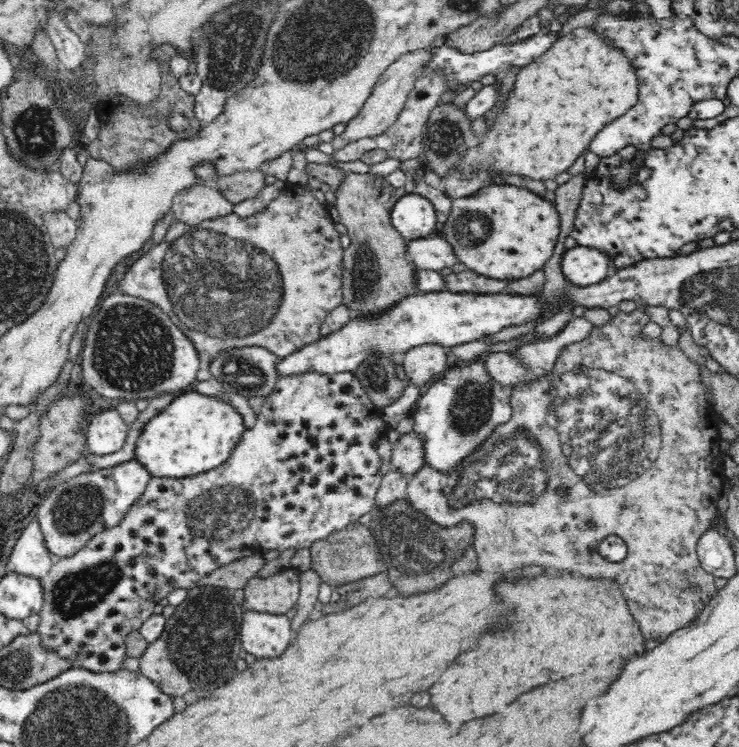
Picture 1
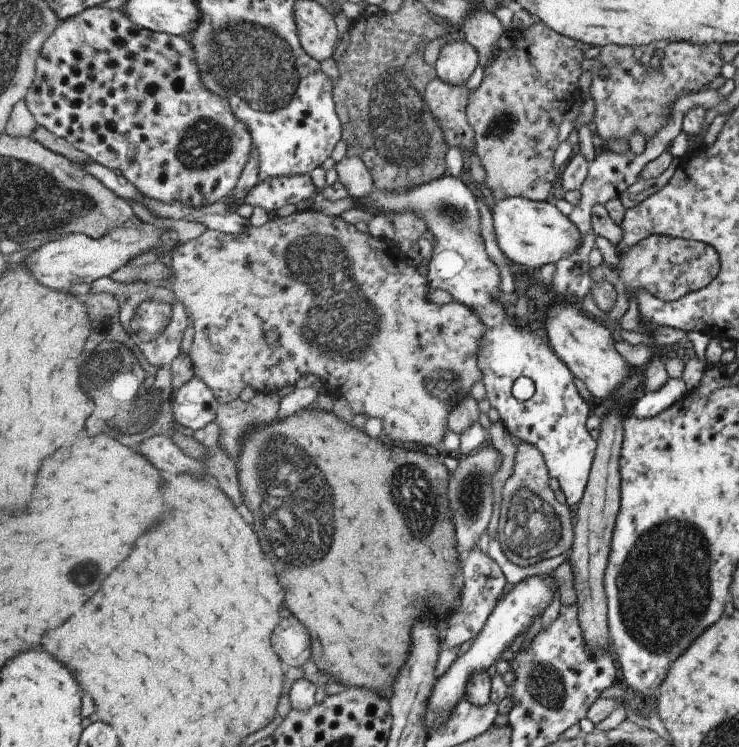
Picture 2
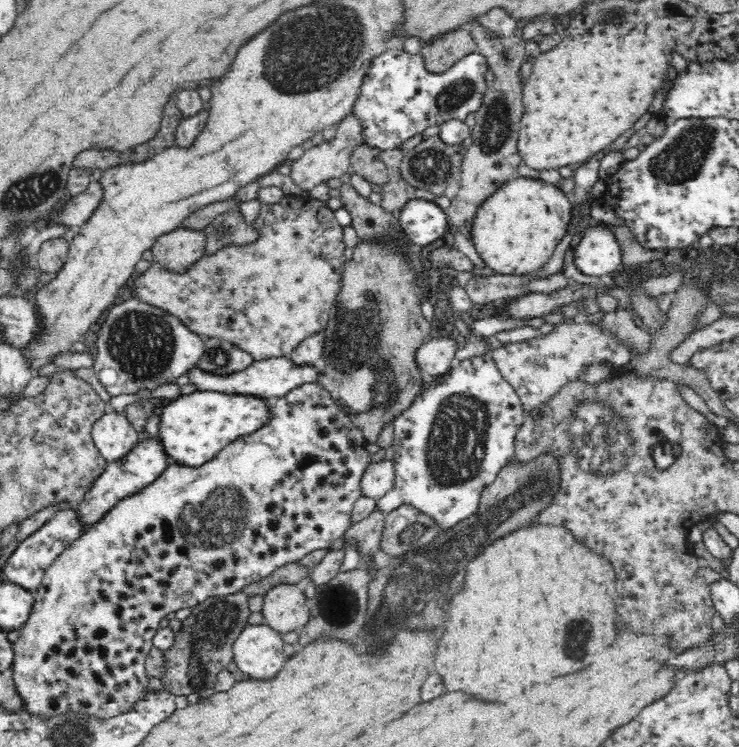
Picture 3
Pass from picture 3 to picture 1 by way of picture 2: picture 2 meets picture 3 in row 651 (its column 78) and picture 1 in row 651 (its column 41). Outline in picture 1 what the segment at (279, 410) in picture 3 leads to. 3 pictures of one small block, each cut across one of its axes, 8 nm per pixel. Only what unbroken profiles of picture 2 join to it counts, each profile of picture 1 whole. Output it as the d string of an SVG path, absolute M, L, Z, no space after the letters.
M310 370L310 372L300 372L300 374L284 374L276 382L274 390L266 396L264 408L260 410L256 424L242 434L242 438L236 444L234 452L230 454L228 462L224 462L220 468L216 468L208 474L200 474L196 478L152 478L146 486L146 492L140 496L136 506L132 506L132 510L128 510L128 518L124 518L124 522L120 522L120 526L116 526L116 530L106 530L104 534L96 534L96 538L92 538L92 542L88 542L88 546L84 546L84 550L76 552L72 558L54 560L50 572L40 578L40 582L44 586L44 608L40 610L40 626L38 626L38 636L42 638L42 644L60 656L66 656L70 660L74 658L76 666L82 666L88 670L96 670L96 672L122 670L120 666L122 666L122 660L126 654L124 638L130 632L140 632L140 626L144 624L144 620L148 620L154 614L154 606L160 604L162 598L168 598L168 594L174 588L188 588L188 590L196 588L196 582L202 576L206 576L234 560L240 560L240 558L276 556L276 554L282 554L284 550L310 548L312 542L316 542L318 538L326 538L332 532L344 530L354 520L360 520L368 512L374 512L376 496L380 494L384 476L392 470L394 444L390 444L386 438L388 430L390 428L384 422L384 410L374 406L372 398L364 390L360 378L356 378L352 372L320 374L316 370L314 372Z

